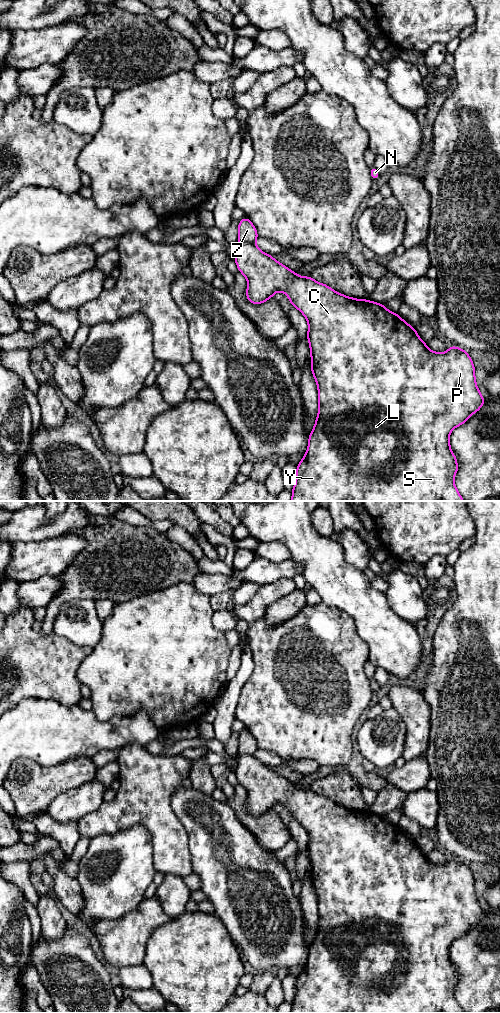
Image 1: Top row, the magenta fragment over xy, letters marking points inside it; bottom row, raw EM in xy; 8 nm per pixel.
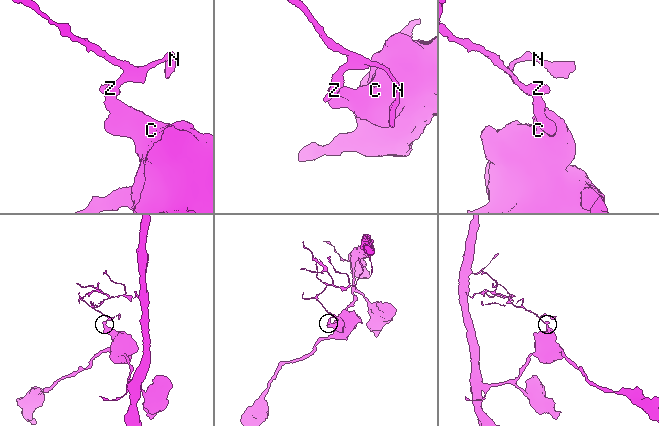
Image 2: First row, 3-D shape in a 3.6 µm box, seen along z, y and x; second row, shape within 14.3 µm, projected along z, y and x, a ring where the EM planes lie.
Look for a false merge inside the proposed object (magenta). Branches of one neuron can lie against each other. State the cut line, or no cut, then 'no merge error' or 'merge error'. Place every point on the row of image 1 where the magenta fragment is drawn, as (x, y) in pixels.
cut in xy along (253, 241), (243, 241), (238, 244); merge error

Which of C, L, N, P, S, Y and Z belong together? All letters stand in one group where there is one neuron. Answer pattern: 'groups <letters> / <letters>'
groups C L P S Y / N Z

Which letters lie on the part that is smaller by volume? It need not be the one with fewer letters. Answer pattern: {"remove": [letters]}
{"remove": ["N", "Z"]}

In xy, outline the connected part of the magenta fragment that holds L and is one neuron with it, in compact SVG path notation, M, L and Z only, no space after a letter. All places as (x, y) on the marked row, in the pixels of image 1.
M254 242L237 245L234 261L238 271L247 279L245 296L254 305L271 299L275 292L284 292L293 307L296 307L308 321L307 339L310 346L311 372L318 388L318 415L308 439L308 448L296 469L296 482L291 501L464 501L458 492L454 478L459 466L451 450L449 436L452 430L464 424L472 414L485 404L477 387L473 360L466 350L454 345L444 353L430 350L418 336L415 328L404 321L398 313L390 312L382 303L355 299L336 292L328 285L315 281L311 276L303 277L276 261L273 256L261 251Z

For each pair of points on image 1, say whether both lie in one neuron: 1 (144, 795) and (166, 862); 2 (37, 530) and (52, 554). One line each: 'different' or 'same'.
1: same
2: different

